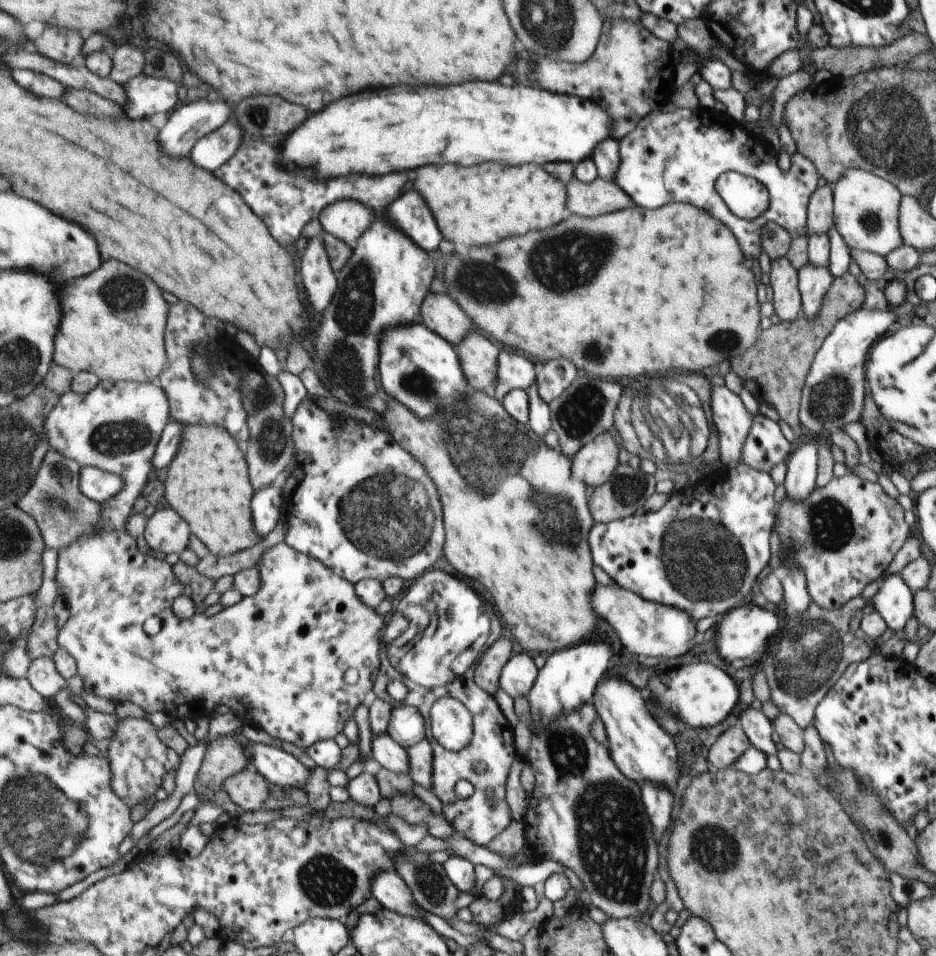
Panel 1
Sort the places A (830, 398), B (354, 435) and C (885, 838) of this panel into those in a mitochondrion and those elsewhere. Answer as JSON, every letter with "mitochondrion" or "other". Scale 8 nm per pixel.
{"A":"mitochondrion","B":"other","C":"mitochondrion"}

